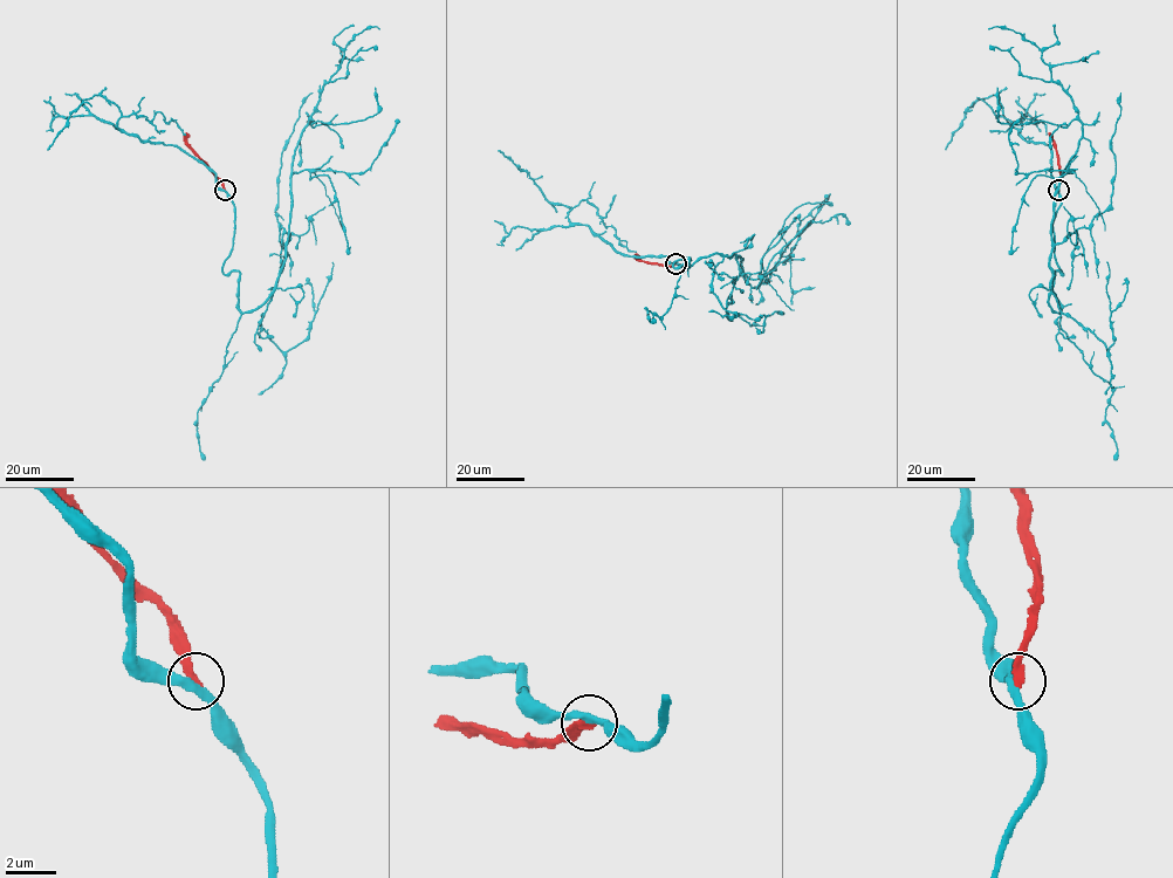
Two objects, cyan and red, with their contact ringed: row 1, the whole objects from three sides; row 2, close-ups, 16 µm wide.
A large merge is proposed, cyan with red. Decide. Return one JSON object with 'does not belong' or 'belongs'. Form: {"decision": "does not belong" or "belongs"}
{"decision": "does not belong"}

